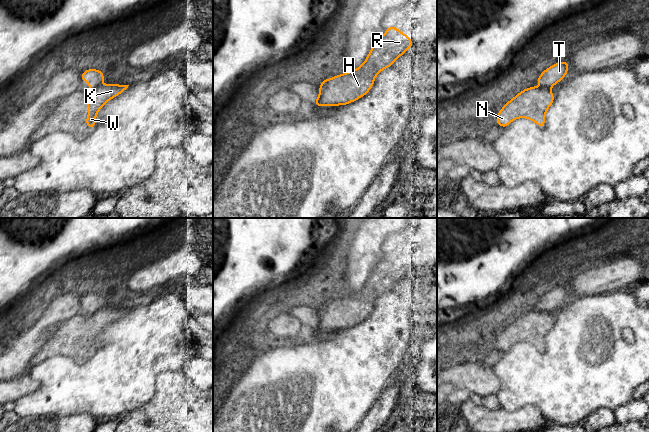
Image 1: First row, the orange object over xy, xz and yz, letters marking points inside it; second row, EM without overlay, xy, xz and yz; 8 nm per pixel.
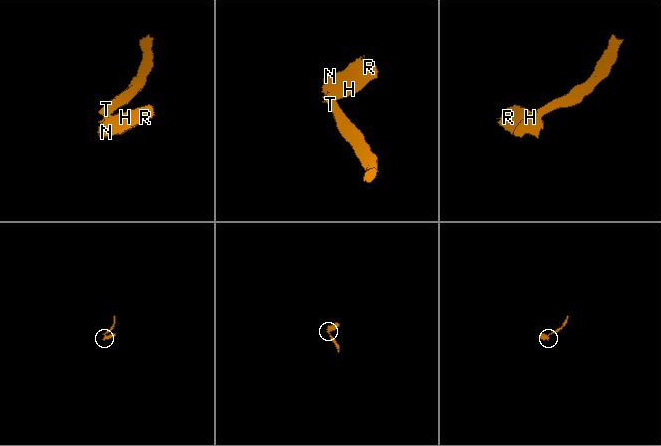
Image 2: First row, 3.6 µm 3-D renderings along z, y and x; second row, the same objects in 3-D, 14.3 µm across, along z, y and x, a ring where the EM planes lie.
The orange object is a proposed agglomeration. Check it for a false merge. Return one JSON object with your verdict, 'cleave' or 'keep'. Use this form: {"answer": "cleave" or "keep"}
{"answer": "cleave"}

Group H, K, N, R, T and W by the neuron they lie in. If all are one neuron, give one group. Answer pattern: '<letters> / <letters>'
H K N R W / T

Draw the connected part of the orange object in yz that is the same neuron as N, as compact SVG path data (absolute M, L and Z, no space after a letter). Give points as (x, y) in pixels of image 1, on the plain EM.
M530 311L509 324L496 341L500 351L507 351L517 342L528 342L540 352L545 351L545 338L554 325L552 315L544 311Z

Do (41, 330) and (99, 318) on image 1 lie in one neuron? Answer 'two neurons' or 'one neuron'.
two neurons

